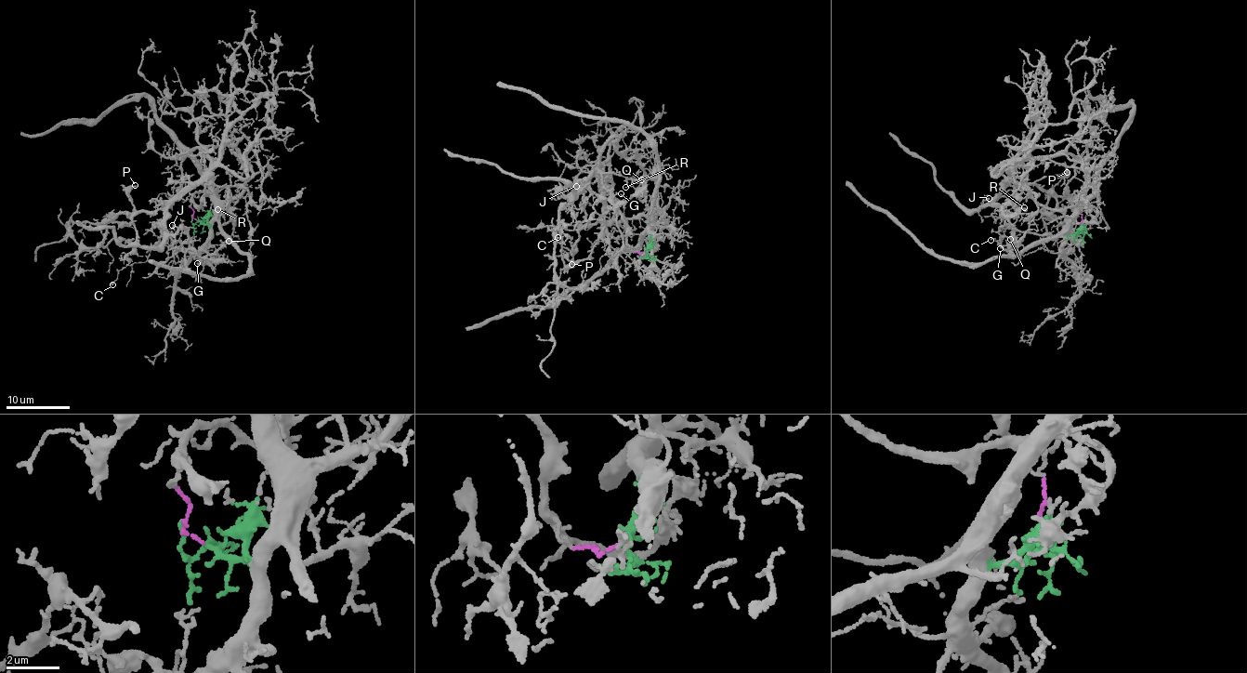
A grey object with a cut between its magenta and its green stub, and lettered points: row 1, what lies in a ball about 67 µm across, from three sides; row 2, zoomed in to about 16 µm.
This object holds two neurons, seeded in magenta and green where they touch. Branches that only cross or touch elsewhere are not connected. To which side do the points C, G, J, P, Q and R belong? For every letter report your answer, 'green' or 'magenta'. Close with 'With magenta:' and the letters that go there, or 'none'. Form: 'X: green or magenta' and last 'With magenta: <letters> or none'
C: magenta
G: magenta
J: magenta
P: magenta
Q: magenta
R: magenta
With magenta: C, G, J, P, Q, R

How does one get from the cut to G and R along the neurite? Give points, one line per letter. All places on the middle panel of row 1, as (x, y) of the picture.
G: (644, 251), (629, 249), (599, 173), (573, 195), (583, 181), (616, 205), (621, 193)
R: (644, 251), (634, 253), (629, 249), (623, 214), (605, 187), (604, 174), (629, 176), (630, 183), (624, 187)

